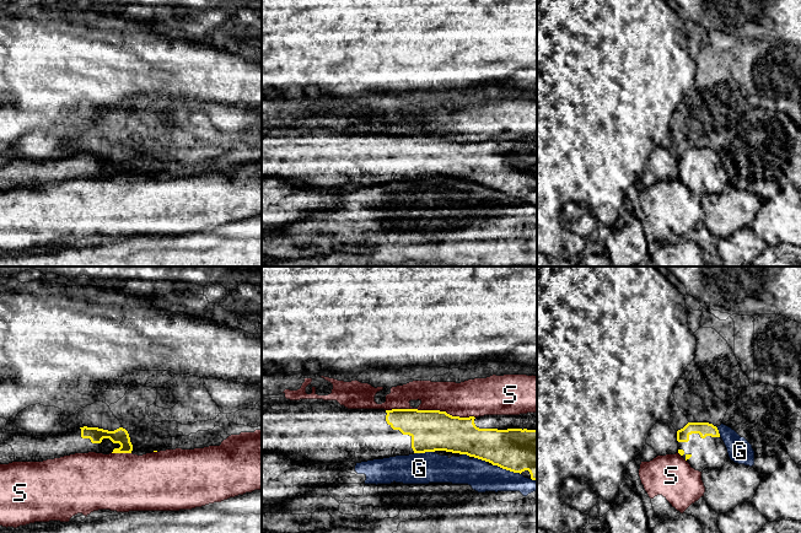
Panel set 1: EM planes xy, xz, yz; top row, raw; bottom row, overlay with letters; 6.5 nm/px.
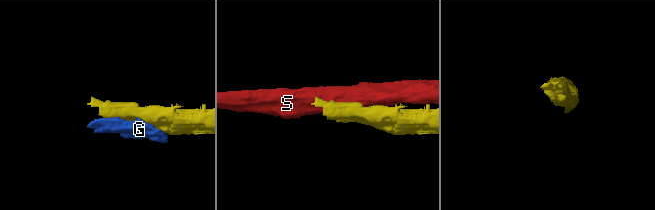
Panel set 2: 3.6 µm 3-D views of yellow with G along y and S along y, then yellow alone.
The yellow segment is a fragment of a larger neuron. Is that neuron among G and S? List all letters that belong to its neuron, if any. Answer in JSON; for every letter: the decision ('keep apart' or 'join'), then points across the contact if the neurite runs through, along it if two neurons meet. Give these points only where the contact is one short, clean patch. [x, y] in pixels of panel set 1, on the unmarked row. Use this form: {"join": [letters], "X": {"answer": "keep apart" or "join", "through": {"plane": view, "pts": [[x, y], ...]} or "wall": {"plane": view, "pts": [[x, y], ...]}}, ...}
{"join": [], "G": {"answer": "keep apart"}, "S": {"answer": "keep apart"}}

